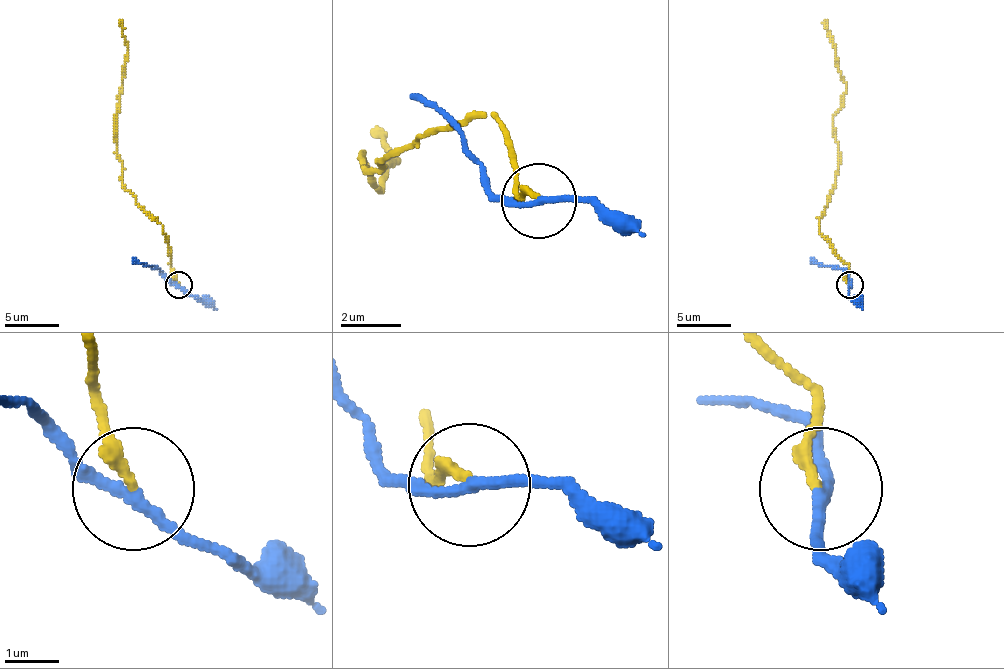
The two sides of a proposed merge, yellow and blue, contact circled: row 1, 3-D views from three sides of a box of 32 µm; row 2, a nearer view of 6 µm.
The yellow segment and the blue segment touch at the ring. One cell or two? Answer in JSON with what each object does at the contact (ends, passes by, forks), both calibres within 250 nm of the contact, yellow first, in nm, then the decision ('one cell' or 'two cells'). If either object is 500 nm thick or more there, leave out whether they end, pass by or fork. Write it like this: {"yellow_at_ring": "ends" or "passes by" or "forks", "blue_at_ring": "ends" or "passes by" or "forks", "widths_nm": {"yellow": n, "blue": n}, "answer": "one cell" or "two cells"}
{"yellow_at_ring": "ends", "blue_at_ring": "passes by", "widths_nm": {"yellow": 200, "blue": 200}, "answer": "two cells"}

